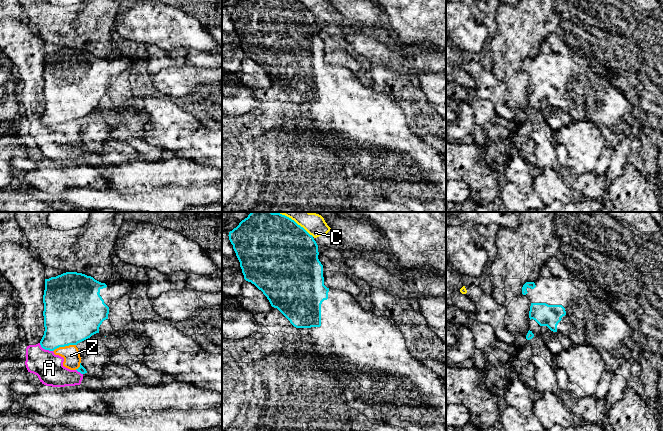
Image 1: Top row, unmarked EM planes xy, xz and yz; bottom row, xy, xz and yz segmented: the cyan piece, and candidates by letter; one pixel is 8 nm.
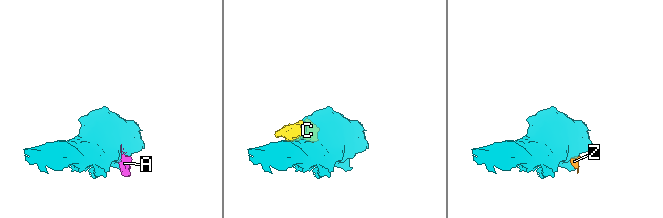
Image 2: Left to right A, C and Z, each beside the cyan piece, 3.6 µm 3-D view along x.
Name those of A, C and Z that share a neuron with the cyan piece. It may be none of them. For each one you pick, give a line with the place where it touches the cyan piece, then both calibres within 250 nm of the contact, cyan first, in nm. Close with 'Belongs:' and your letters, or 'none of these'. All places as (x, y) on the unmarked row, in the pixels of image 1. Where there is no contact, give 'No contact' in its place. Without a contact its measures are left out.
Belongs: none of these

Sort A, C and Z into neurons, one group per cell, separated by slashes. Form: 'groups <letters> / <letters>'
groups A Z / C

